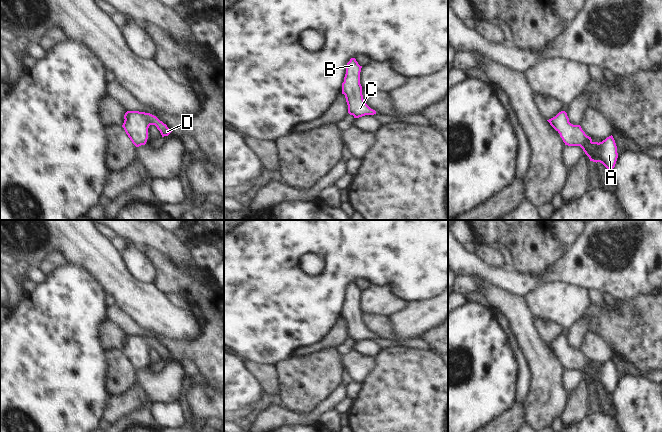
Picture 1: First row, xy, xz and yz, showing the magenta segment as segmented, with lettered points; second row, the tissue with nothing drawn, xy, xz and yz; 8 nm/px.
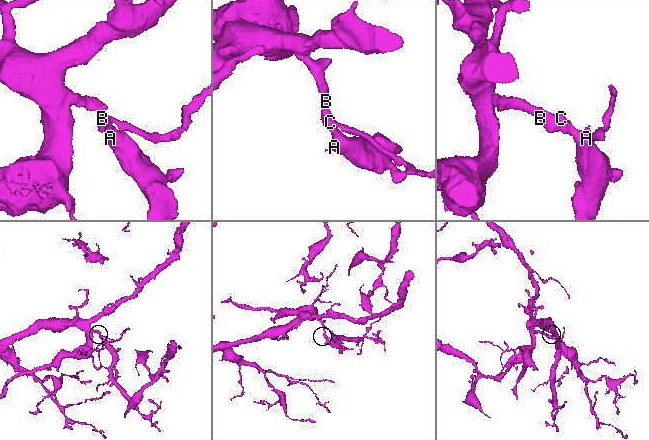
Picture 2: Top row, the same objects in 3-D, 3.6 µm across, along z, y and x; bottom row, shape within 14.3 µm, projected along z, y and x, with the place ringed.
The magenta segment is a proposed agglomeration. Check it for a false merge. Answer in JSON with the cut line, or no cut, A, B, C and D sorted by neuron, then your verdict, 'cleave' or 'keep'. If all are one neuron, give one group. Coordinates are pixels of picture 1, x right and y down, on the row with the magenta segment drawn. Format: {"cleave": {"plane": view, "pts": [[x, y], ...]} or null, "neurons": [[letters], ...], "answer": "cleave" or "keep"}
{"cleave": null, "neurons": [["A", "B", "C", "D"]], "answer": "keep"}

